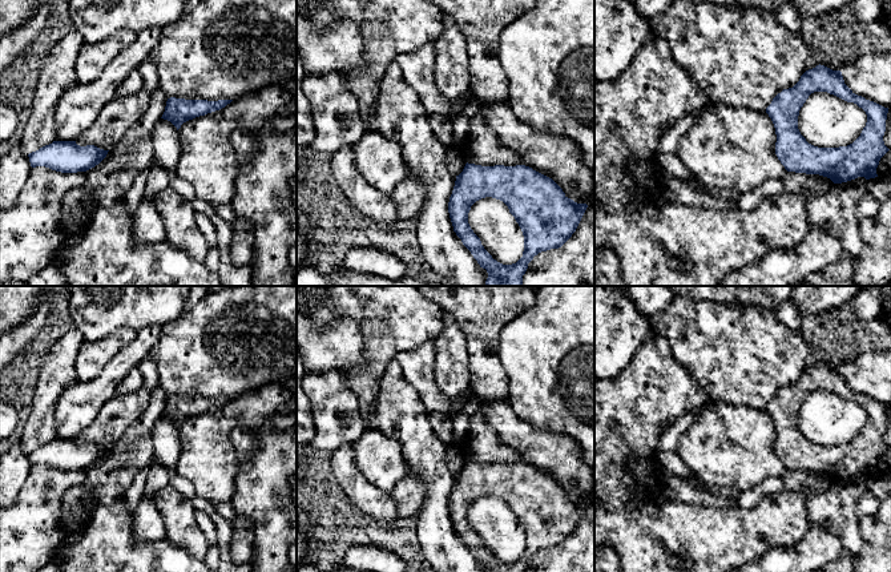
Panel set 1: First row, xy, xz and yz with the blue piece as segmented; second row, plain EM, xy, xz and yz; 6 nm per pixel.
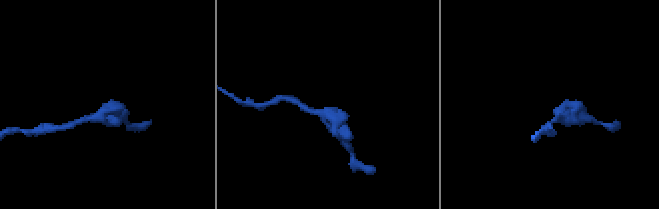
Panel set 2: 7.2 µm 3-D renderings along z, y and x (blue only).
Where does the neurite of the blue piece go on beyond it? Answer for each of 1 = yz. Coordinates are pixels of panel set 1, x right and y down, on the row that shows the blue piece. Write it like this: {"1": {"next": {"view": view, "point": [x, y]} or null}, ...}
{"1": {"next": null}}

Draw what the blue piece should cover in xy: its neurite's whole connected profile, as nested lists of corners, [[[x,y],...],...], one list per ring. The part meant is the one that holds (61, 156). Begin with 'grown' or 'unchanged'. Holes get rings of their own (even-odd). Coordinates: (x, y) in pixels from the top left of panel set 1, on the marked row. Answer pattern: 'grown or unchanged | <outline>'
unchanged | [[[53,141],[28,157],[32,168],[45,166],[61,173],[77,173],[98,165],[108,152],[94,145],[80,146],[76,141]]]

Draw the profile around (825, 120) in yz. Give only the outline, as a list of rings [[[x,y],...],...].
[[[814,92],[799,110],[798,129],[806,141],[818,148],[852,144],[867,122],[866,112],[827,92]]]

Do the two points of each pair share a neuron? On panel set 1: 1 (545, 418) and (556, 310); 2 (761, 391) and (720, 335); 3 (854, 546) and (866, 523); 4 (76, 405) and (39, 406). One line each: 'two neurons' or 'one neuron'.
1: one neuron
2: one neuron
3: two neurons
4: two neurons

